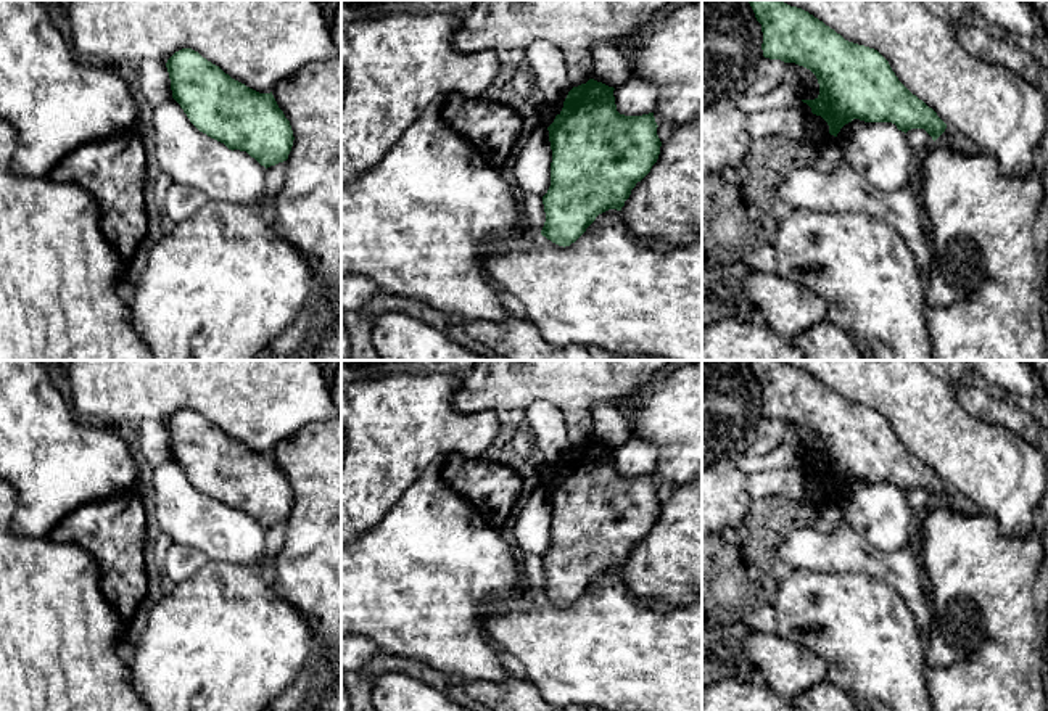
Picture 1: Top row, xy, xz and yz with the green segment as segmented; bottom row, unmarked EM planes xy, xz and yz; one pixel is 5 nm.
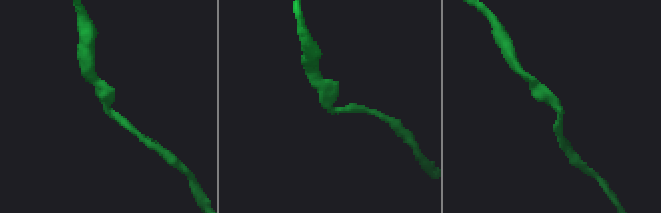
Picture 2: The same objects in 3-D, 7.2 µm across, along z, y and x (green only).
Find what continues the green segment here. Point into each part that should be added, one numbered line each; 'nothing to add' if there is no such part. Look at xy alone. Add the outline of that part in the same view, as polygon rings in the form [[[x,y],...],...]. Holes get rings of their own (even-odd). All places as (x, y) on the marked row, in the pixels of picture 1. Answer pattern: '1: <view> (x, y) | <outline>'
nothing to add

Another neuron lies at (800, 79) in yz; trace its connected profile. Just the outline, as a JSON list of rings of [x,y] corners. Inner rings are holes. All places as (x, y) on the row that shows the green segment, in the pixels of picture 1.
[[[786,63],[784,84],[792,87],[800,100],[815,100],[819,95],[819,84],[816,76],[795,63]]]

